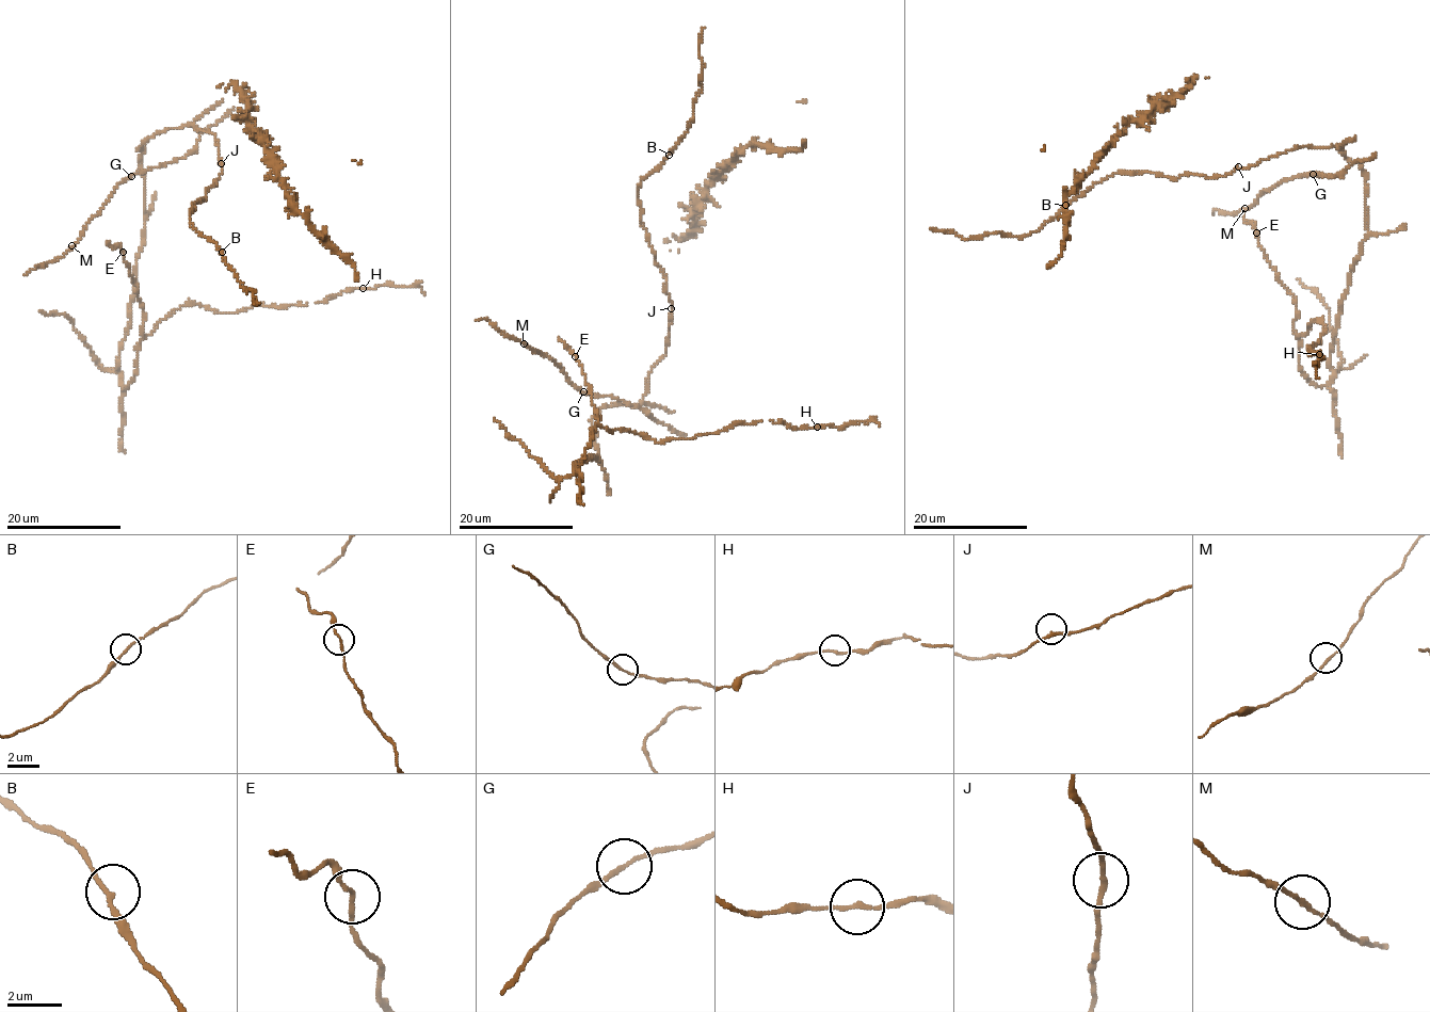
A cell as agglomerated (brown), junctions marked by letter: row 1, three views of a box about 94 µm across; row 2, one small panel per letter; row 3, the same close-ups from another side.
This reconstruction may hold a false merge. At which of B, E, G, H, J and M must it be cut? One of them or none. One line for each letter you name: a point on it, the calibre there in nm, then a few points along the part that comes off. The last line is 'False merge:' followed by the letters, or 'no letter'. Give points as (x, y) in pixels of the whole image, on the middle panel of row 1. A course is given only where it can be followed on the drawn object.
False merge: no letter

